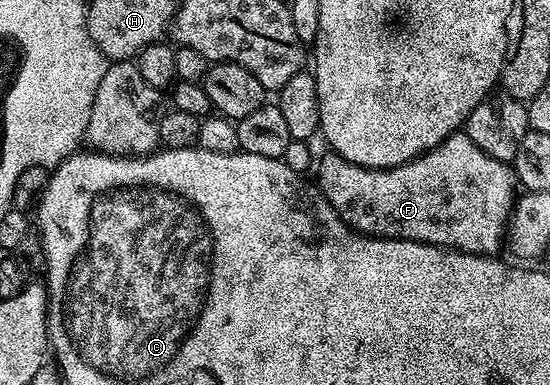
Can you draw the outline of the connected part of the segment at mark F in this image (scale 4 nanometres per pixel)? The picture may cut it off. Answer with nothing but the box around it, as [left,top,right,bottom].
[316,131,508,256]

